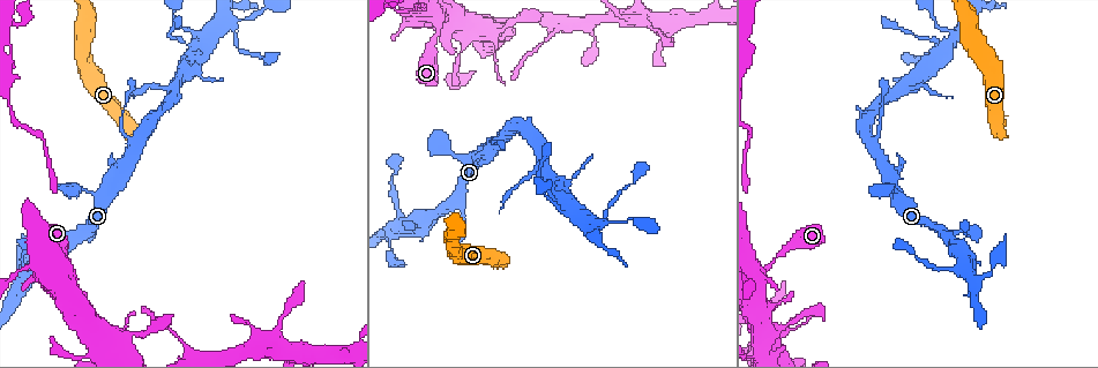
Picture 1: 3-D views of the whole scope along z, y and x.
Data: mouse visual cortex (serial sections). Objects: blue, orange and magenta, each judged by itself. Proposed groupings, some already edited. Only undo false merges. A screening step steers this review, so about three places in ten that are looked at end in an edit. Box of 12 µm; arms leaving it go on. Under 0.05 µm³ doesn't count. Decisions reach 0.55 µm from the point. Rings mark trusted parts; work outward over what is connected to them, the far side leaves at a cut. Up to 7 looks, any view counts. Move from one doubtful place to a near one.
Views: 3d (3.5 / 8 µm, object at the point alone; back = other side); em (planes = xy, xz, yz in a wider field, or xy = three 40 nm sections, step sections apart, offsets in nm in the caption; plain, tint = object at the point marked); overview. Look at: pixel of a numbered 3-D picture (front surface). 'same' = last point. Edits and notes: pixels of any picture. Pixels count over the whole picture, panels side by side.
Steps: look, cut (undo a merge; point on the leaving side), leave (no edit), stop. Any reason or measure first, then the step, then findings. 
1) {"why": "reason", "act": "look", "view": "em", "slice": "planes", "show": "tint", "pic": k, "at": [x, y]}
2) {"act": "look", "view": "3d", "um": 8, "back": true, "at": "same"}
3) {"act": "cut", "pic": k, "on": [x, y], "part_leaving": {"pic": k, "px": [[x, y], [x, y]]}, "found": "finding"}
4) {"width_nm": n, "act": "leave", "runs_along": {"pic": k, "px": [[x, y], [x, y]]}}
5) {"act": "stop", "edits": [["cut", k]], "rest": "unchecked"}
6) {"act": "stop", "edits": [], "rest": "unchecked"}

{"why": "thick turns thin", "act": "look", "view": "3d", "um": 3.5, "pic": 1, "at": [588, 219]}

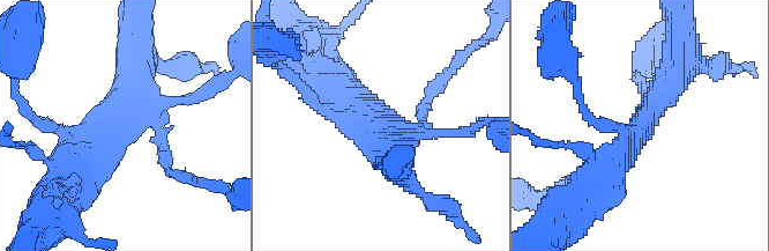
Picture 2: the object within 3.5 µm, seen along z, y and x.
{"arms": 4, "arm_widths_nm": [150, 150, 400, 450], "why": "shape alone is not enough", "act": "look", "view": "em", "slice": "xy", "step": 2, "show": "tint", "pic": 2, "at": [124, 121]}

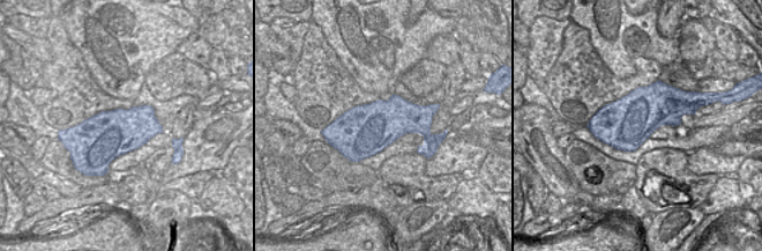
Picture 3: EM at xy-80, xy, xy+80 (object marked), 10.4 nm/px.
{"act": "leave", "runs_along": {"pic": 2, "px": [[75, 169], [139, 101], [192, 97]]}, "found": "continuous, no second cell"}

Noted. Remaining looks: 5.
{"why": "abrupt turn", "act": "look", "view": "3d", "um": 3.5, "pic": 1, "at": [501, 259]}

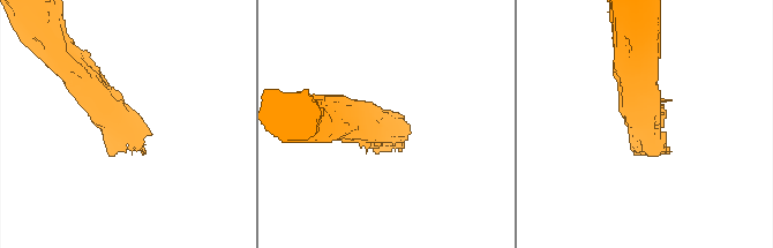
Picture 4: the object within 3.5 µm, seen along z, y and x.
{"why": "now the EM", "act": "look", "view": "em", "slice": "xy", "step": 1, "show": "tint", "pic": 4, "at": [382, 123]}

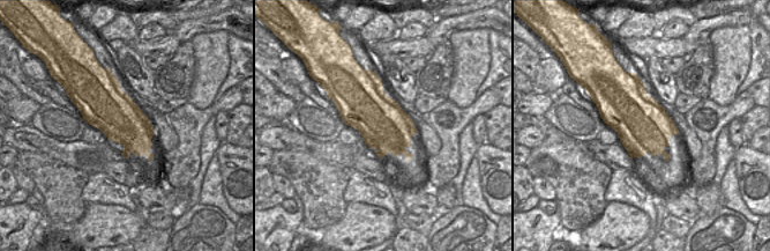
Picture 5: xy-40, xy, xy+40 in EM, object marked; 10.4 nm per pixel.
{"act": "leave", "runs_along": {"pic": 4, "px": [[72, 68], [125, 128], [118, 149]]}, "found": "continuous, no second cell"}

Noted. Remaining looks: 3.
{"why": "two arms in line, one across", "act": "look", "view": "3d", "um": 3.5, "back": true, "pic": 1, "at": [946, 269]}

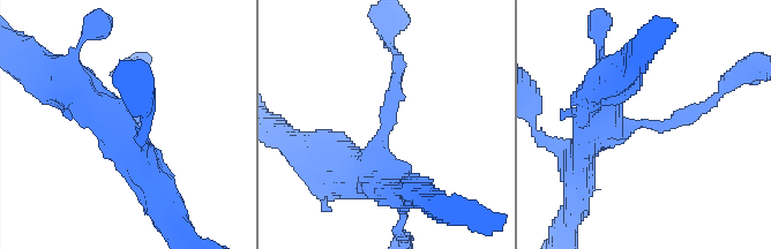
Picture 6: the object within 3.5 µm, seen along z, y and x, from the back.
{"arms": 3, "arm_widths_nm": [200, 450, 450], "act": "look", "view": "em", "slice": "xy", "step": 3, "show": "tint", "pic": 6, "at": [638, 123]}

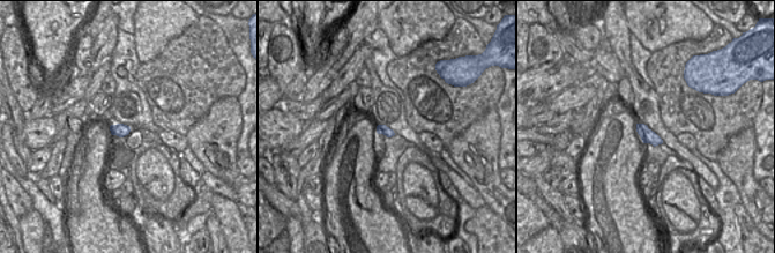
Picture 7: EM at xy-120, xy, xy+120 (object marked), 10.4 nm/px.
{"act": "leave", "runs_along": {"pic": 6, "px": [[346, 159], [375, 165], [396, 65]]}, "found": "one cell here"}

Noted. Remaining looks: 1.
{"act": "stop", "edits": [], "rest": "unchecked"}

